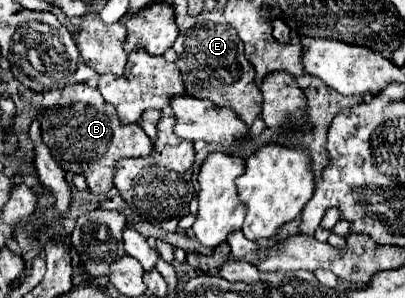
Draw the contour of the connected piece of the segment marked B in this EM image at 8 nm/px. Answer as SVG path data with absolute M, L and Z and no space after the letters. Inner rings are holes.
M72 84L62 90L56 106L42 112L42 138L52 150L60 168L70 174L82 174L94 196L106 196L114 188L116 162L122 158L144 158L154 154L154 144L142 126L122 126L116 108L102 100L98 88L88 84Z

